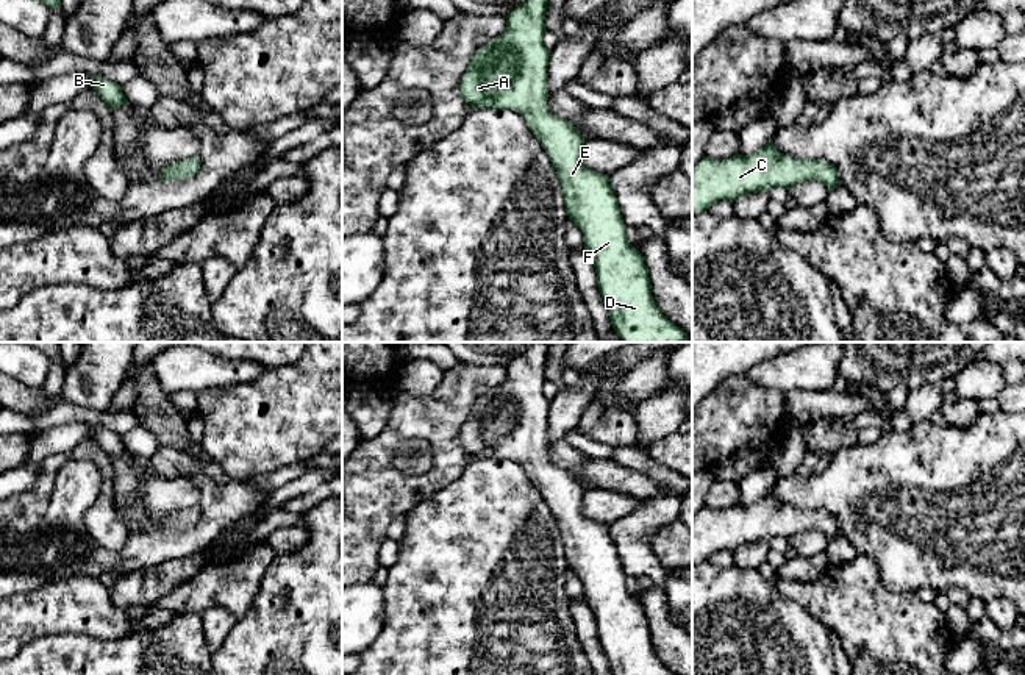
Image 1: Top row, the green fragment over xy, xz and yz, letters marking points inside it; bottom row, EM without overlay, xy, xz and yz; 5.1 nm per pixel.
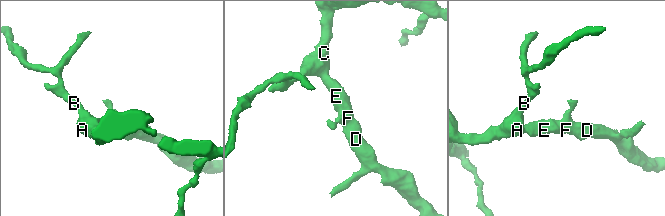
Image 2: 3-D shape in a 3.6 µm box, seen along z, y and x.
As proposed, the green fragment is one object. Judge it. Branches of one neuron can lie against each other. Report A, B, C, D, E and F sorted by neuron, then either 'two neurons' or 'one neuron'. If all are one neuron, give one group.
A B C D E F; one neuron

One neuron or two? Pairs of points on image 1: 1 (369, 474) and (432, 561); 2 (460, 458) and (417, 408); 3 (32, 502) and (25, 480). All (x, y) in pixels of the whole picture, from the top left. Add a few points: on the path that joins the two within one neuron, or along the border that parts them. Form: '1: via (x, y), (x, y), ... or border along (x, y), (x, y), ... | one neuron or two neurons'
1: border along (435, 492), (422, 497), (405, 514) | two neurons
2: via (447, 446), (446, 436), (430, 421) | one neuron
3: border along (41, 463), (36, 480), (25, 491), (16, 494) | two neurons

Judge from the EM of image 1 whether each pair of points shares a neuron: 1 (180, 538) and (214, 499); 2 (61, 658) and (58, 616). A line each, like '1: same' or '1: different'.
1: same
2: different

